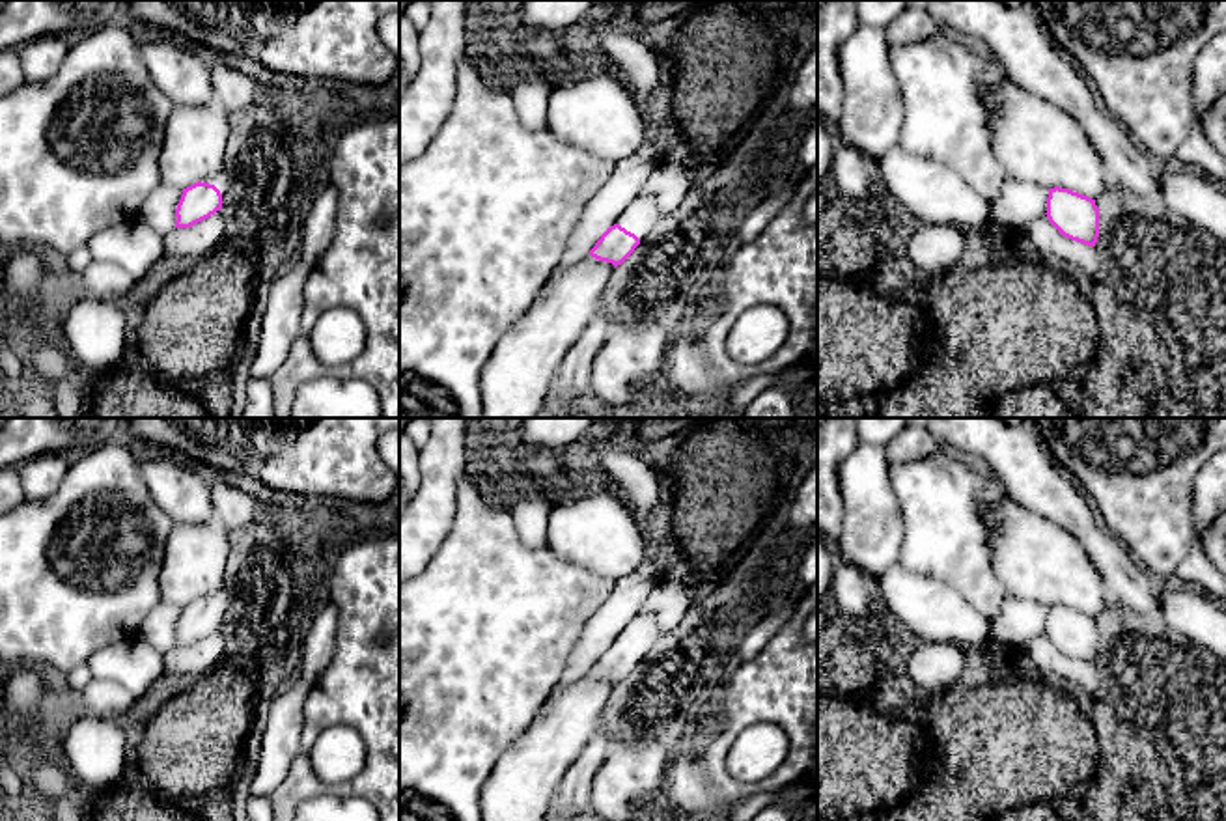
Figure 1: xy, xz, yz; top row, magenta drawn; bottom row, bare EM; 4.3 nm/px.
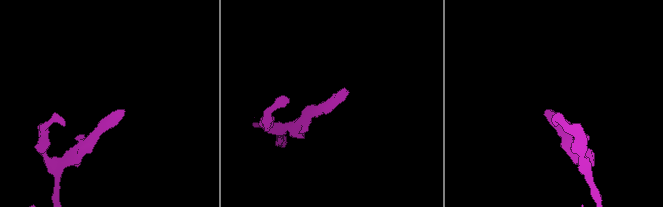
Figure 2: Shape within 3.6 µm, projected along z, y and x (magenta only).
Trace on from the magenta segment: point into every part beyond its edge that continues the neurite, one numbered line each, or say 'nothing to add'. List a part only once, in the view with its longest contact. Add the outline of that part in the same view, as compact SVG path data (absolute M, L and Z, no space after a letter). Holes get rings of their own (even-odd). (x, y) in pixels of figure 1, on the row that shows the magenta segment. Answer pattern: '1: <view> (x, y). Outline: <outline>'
1: xy (215, 228). Outline: M216 211L209 218L190 226L190 228L175 228L170 235L196 239L202 243L226 243L231 231L230 220L224 211Z

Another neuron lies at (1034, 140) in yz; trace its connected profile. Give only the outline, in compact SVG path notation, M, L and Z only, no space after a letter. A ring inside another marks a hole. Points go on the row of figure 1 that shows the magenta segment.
M1008 75L985 90L982 101L987 108L993 151L1010 177L1043 188L1069 188L1092 200L1101 198L1114 185L1082 127L1062 108L1017 86Z

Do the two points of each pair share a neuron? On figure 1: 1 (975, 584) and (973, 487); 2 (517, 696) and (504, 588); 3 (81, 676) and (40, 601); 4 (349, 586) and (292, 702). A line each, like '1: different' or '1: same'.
1: same
2: same
3: different
4: different

